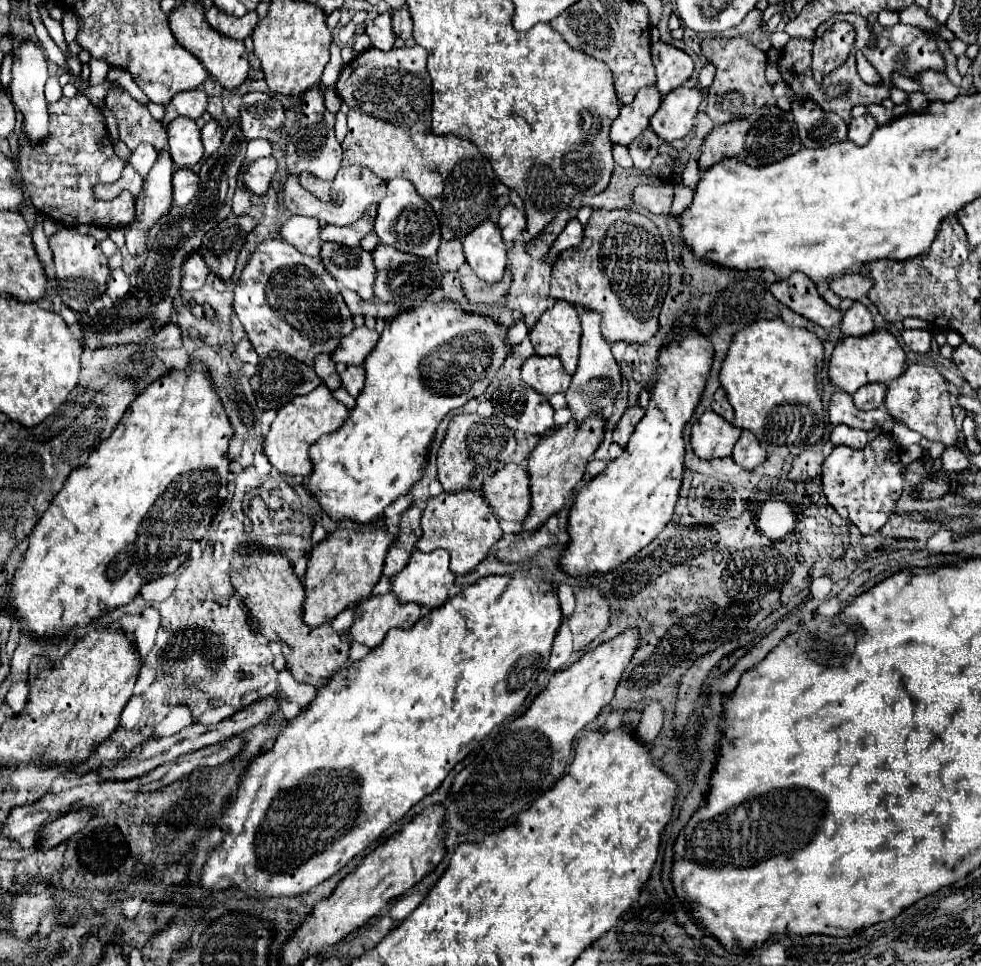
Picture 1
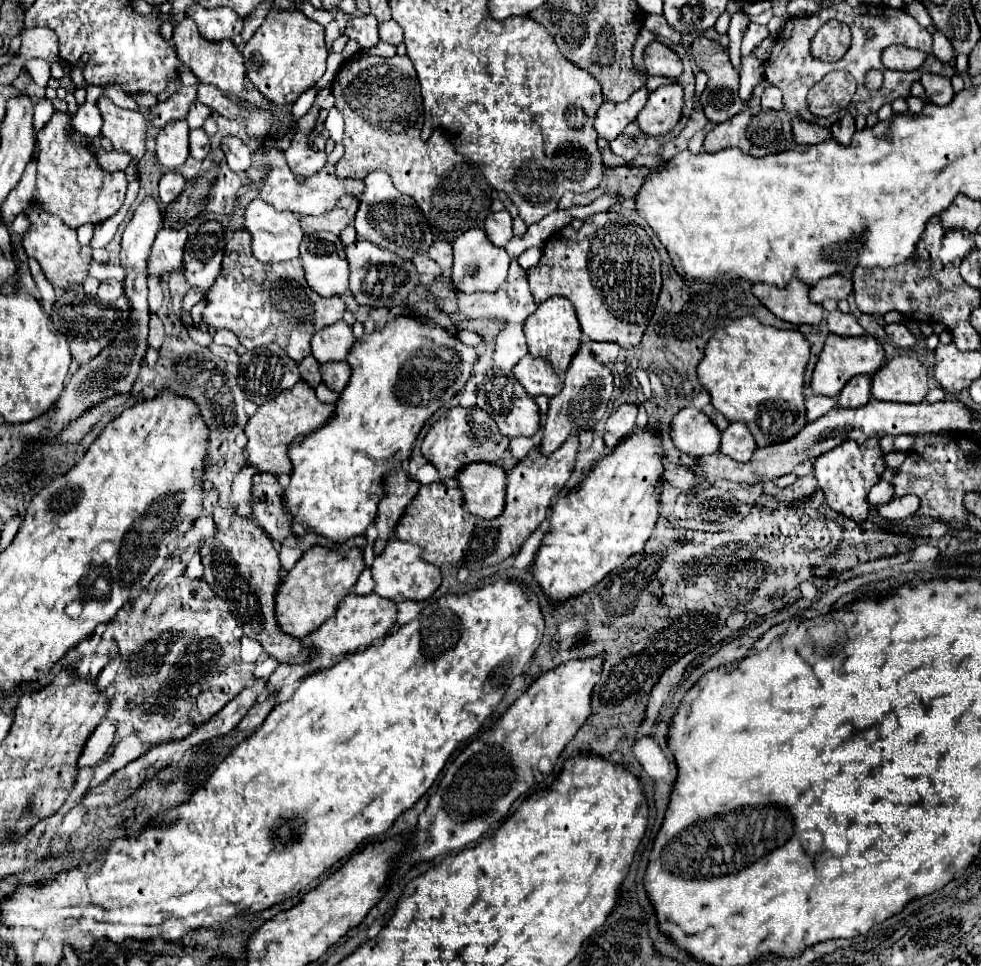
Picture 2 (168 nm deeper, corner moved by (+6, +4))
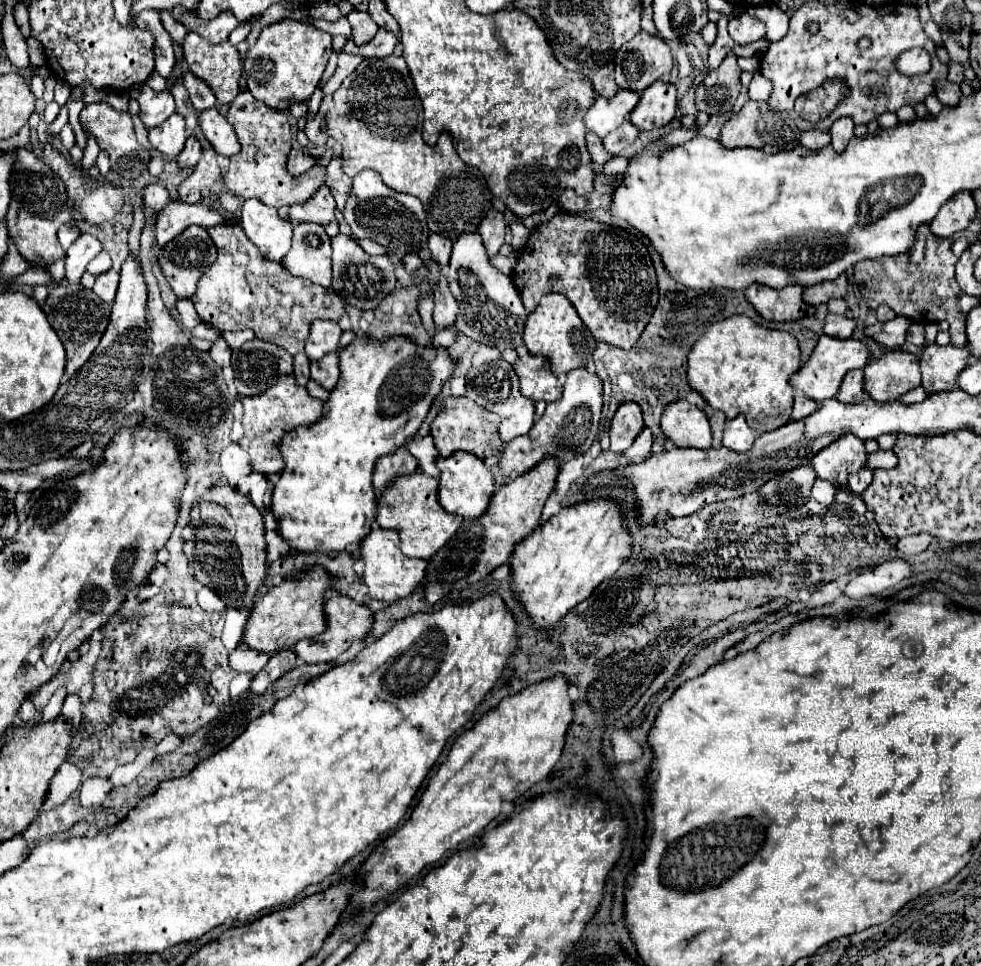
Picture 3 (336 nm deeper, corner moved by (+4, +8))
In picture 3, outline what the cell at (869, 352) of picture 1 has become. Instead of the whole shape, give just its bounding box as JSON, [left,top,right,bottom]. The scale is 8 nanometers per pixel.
[790,335,872,403]

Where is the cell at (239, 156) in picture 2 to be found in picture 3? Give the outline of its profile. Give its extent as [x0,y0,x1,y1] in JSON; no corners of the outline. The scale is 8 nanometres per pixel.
[200,107,242,157]

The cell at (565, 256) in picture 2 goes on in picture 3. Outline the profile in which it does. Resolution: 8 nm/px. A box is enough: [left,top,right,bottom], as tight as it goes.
[514,213,662,349]

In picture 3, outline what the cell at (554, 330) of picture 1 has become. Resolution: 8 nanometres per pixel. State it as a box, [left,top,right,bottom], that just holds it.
[524,293,594,373]

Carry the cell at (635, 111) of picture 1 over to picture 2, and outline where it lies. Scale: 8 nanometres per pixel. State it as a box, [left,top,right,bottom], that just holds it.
[594,87,648,141]

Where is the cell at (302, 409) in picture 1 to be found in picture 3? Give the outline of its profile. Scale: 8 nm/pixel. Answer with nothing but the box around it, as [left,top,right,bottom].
[238,375,324,475]

